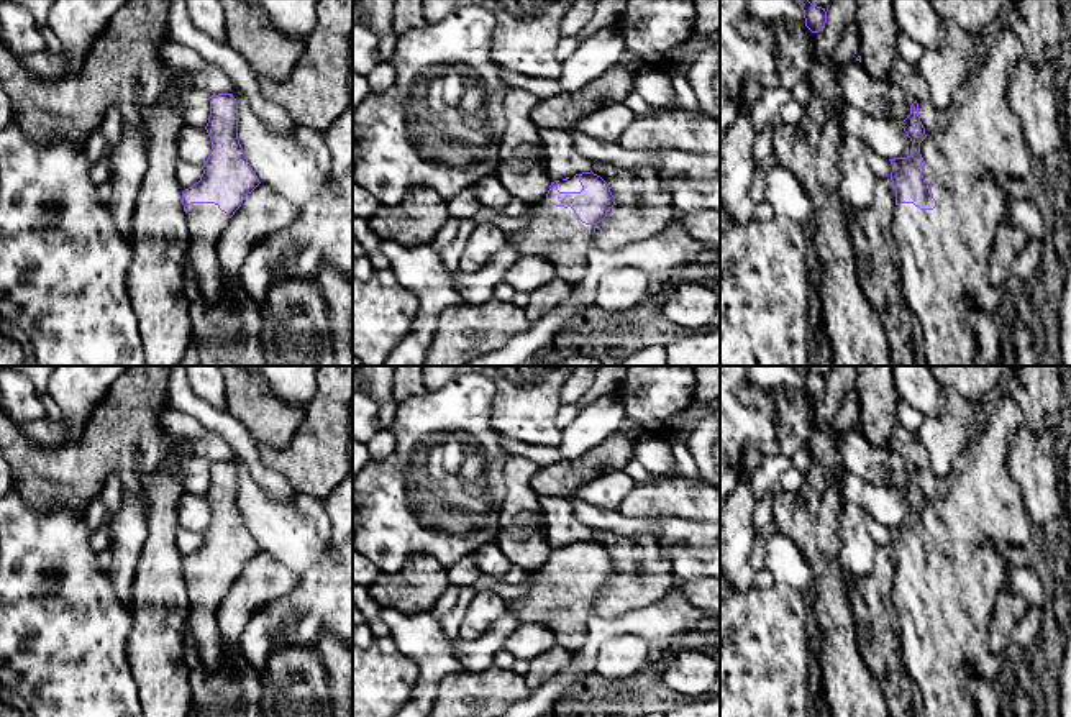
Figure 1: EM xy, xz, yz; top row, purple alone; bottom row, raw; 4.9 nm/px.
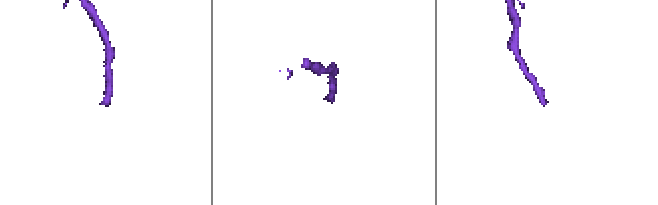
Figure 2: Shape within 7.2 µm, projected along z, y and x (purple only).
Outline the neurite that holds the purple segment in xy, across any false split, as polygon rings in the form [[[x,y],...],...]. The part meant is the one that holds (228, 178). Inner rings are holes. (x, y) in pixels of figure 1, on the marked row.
[[[233,94],[212,95],[205,126],[212,149],[198,182],[182,192],[189,225],[187,258],[195,289],[207,305],[220,302],[221,266],[216,246],[230,218],[261,182],[238,139],[238,103]]]

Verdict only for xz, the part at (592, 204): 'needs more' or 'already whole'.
needs more

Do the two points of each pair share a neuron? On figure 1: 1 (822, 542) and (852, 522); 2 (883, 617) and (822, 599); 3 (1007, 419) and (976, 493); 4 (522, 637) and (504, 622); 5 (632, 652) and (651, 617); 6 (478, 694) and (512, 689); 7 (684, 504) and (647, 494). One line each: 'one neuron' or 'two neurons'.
1: two neurons
2: two neurons
3: one neuron
4: two neurons
5: two neurons
6: one neuron
7: one neuron

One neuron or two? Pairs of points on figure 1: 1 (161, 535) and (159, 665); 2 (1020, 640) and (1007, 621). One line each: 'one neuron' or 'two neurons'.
1: one neuron
2: two neurons

